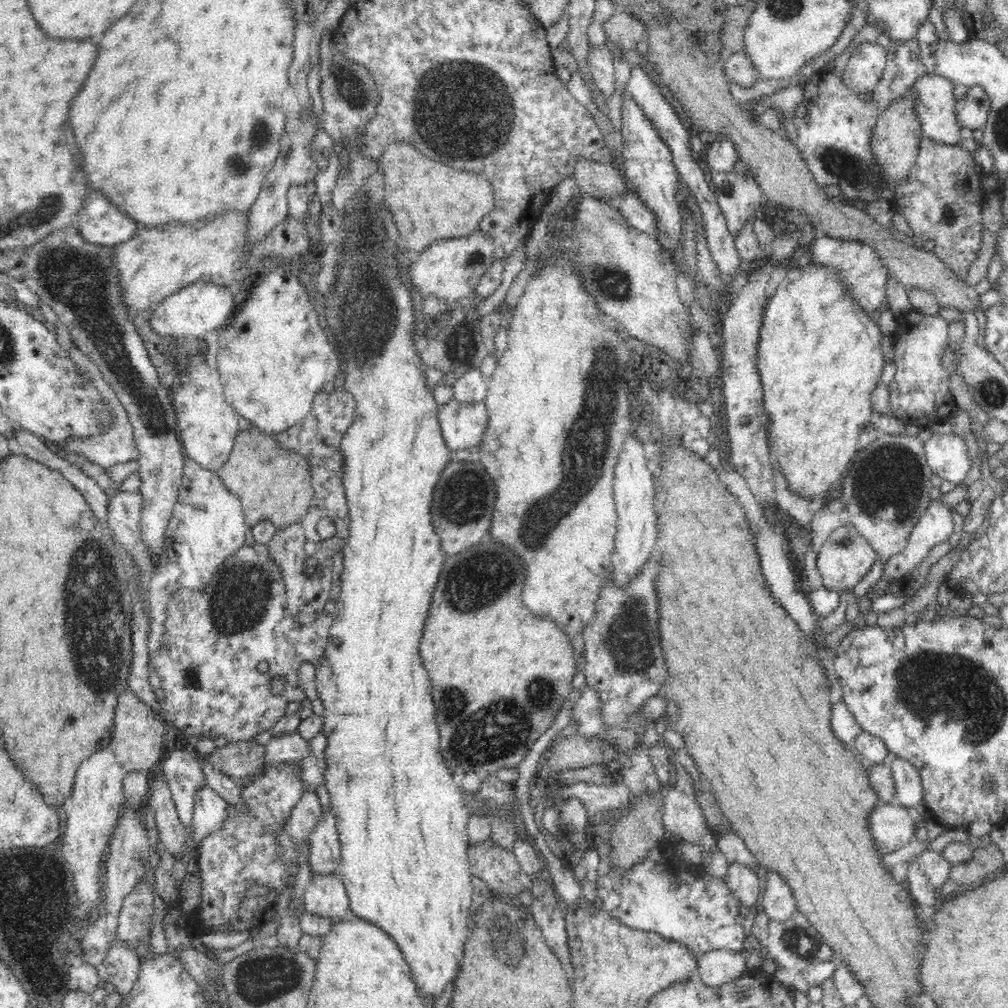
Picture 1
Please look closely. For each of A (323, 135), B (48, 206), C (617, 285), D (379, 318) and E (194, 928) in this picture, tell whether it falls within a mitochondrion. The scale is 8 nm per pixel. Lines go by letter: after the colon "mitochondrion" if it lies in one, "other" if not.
A: other
B: mitochondrion
C: mitochondrion
D: mitochondrion
E: other

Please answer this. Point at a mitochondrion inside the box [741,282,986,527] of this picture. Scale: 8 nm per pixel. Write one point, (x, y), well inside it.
(881, 485)

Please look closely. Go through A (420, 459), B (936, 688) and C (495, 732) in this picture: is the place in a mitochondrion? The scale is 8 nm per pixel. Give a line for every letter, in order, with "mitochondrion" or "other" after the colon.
A: other
B: mitochondrion
C: mitochondrion

